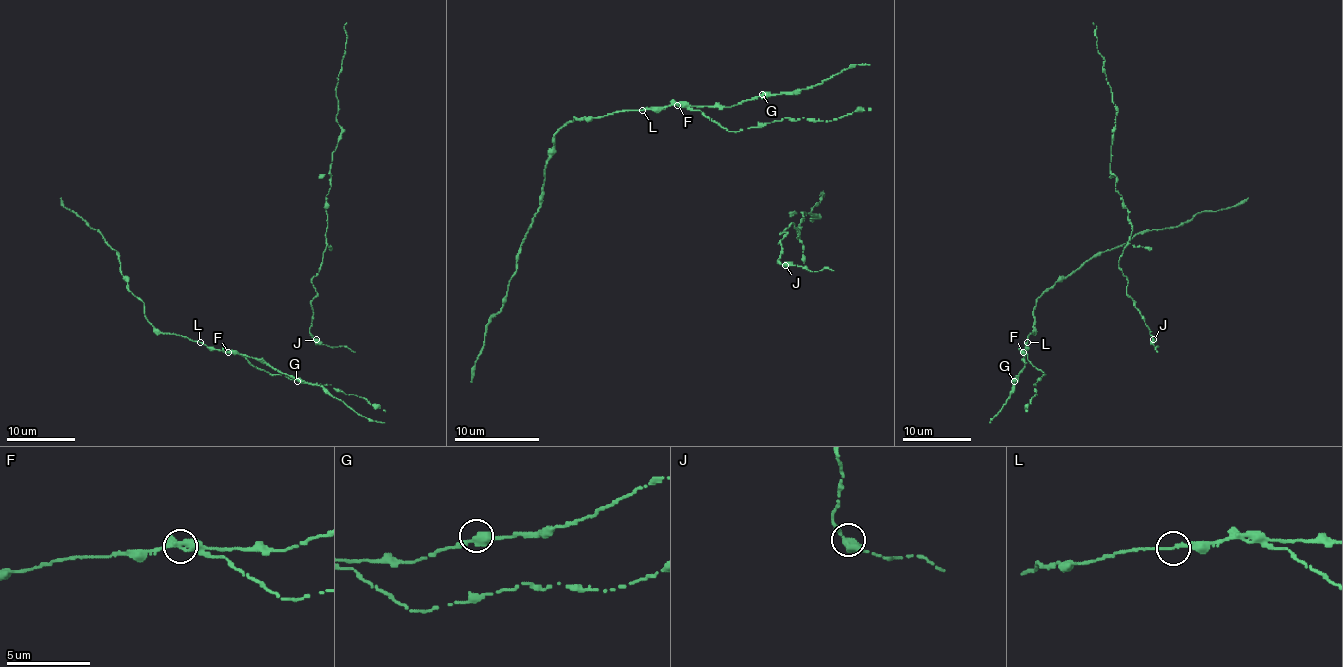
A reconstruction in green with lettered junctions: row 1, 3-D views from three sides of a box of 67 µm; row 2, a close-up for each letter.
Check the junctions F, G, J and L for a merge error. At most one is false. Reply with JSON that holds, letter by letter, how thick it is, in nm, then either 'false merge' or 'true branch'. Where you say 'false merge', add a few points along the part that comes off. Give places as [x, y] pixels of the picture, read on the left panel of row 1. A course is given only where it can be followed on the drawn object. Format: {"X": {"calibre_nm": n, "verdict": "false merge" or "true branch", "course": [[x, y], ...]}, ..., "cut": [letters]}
{"F": {"calibre_nm": 440, "verdict": "true branch"}, "G": {"calibre_nm": 400, "verdict": "true branch"}, "J": {"calibre_nm": 400, "verdict": "true branch"}, "L": {"calibre_nm": 200, "verdict": "true branch"}, "cut": []}

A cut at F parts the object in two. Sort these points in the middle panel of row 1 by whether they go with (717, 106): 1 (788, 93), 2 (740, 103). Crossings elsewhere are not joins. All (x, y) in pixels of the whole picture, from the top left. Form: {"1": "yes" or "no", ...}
{"1": "yes", "2": "yes"}

